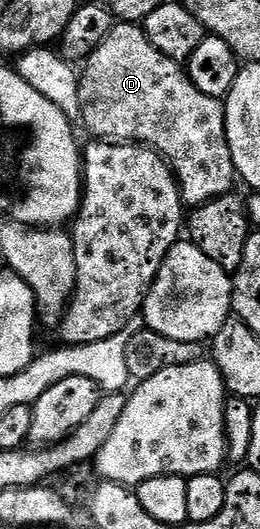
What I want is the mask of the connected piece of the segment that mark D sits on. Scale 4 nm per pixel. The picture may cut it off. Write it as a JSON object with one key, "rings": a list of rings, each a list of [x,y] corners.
{"rings":[[[124,22],[114,23],[111,34],[107,34],[107,38],[103,38],[101,45],[89,55],[88,60],[84,61],[83,67],[79,72],[79,79],[81,81],[79,86],[79,102],[81,103],[80,123],[82,125],[85,124],[86,130],[91,134],[90,137],[106,142],[132,142],[153,149],[172,168],[173,175],[177,178],[177,187],[181,189],[182,205],[195,209],[200,204],[206,204],[220,196],[228,196],[234,191],[233,180],[235,181],[237,171],[231,158],[231,146],[227,142],[224,103],[221,100],[216,100],[207,94],[203,94],[203,90],[199,90],[190,82],[188,71],[182,65],[176,64],[174,60],[167,58],[163,54],[159,54],[159,50],[155,50],[155,46],[151,46],[144,27]]]}

